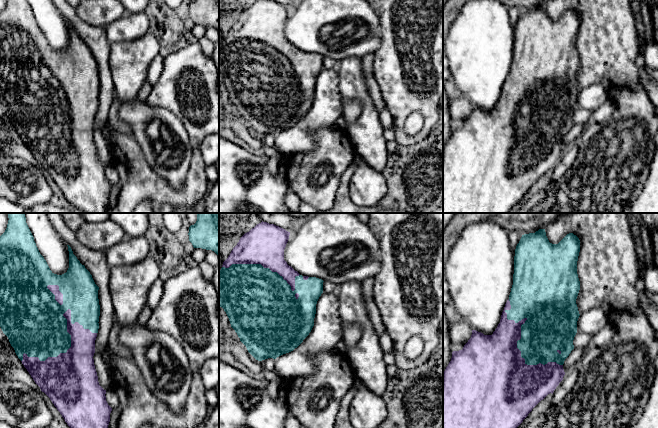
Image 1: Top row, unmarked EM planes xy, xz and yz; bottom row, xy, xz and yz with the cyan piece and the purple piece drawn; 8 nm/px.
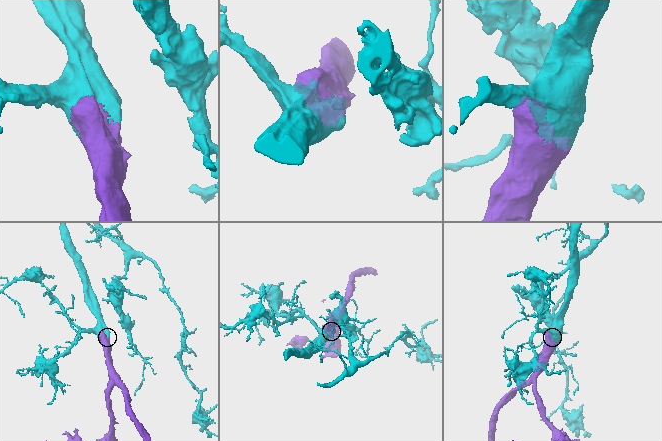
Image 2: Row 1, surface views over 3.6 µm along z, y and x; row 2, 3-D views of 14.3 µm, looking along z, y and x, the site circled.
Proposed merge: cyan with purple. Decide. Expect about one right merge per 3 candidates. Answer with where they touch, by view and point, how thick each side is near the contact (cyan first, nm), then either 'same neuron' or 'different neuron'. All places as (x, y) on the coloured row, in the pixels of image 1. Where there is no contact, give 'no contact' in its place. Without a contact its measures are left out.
contact xy (70, 336); calibres 440 and 280 nm; same neuron

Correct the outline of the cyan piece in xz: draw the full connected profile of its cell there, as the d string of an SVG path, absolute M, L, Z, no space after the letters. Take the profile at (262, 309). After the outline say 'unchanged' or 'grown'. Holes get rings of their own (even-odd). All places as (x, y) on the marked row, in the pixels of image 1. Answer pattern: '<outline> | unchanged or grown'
M261 222L245 233L219 273L219 305L248 352L258 361L289 353L309 335L323 280L302 276L284 260L290 232Z | grown

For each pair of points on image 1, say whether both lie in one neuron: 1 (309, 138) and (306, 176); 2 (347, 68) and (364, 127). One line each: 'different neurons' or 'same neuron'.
1: different neurons
2: same neuron

